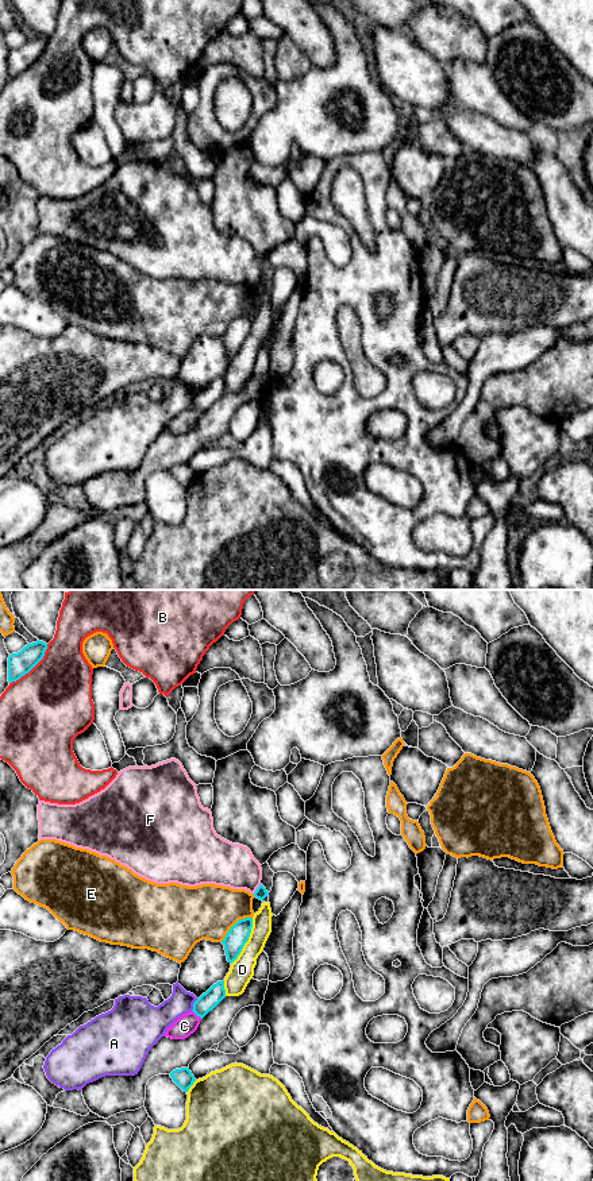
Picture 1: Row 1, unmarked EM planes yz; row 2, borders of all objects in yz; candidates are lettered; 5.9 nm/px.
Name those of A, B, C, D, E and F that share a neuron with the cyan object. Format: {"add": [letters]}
{"add": []}

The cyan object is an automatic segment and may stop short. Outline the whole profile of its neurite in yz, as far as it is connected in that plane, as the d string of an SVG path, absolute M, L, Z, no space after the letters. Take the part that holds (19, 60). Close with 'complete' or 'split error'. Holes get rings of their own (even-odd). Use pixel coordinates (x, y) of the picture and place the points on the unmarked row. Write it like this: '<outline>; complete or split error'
M36 36L27 39L20 47L8 53L8 77L16 77L28 69L45 51L47 39Z; complete

